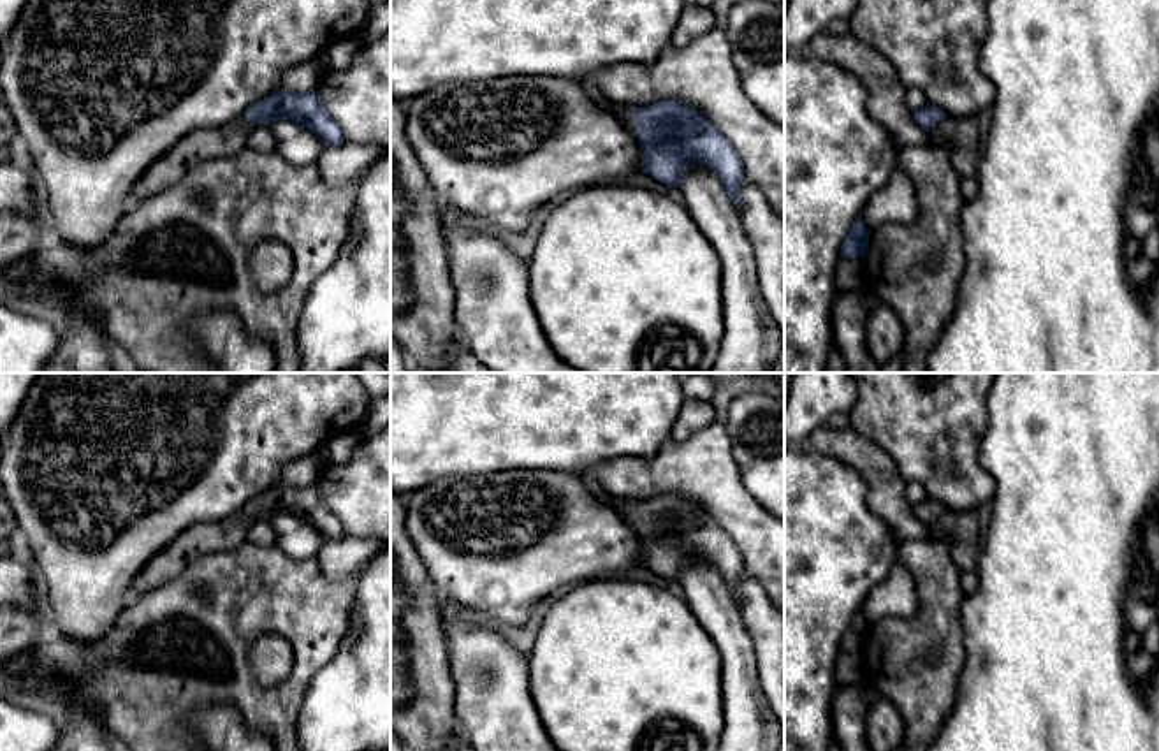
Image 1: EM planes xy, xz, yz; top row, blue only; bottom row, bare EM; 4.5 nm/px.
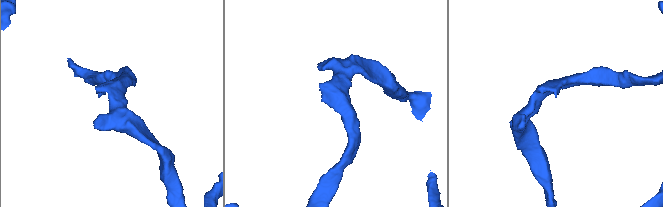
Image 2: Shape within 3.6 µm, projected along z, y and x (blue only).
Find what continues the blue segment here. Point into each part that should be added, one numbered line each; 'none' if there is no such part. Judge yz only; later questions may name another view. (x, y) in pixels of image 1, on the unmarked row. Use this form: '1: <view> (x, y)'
1: yz (959, 532)

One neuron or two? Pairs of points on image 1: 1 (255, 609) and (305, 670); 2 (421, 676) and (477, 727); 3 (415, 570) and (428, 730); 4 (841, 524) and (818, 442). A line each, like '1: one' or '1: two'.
1: one
2: two
3: one
4: two

